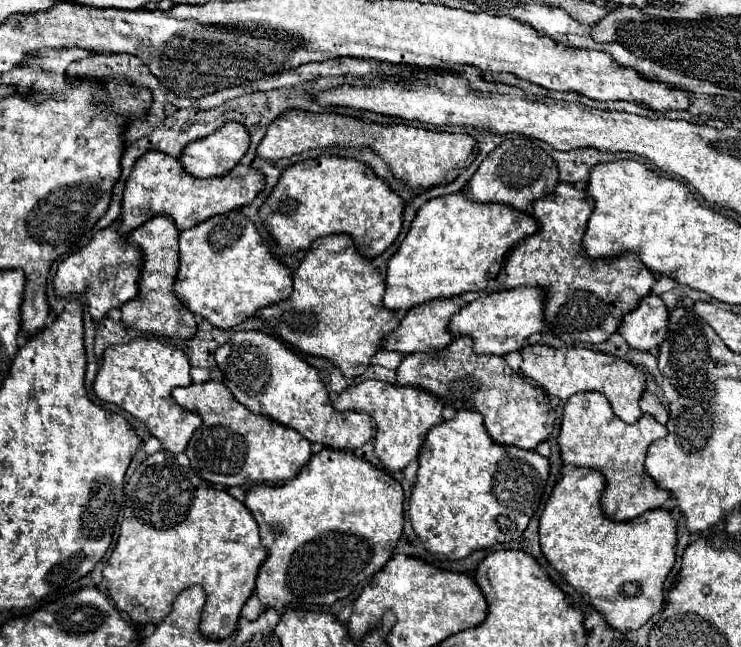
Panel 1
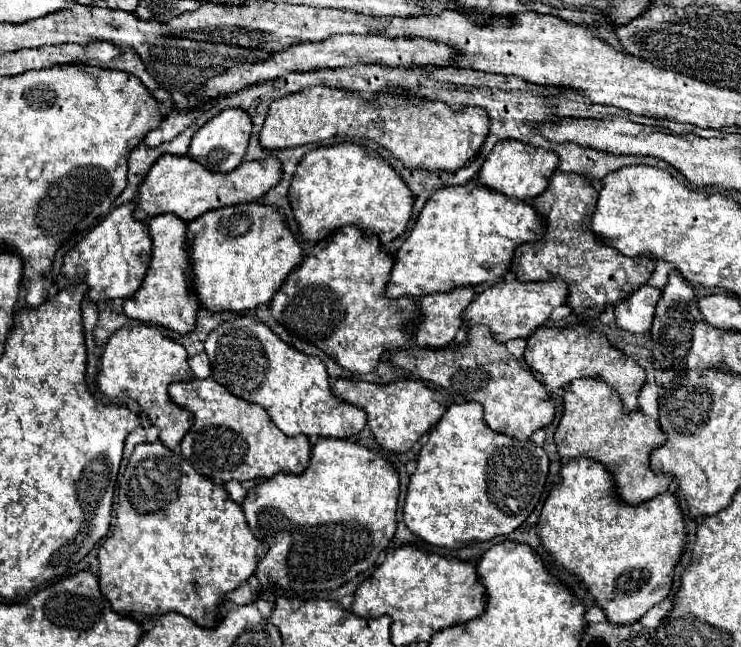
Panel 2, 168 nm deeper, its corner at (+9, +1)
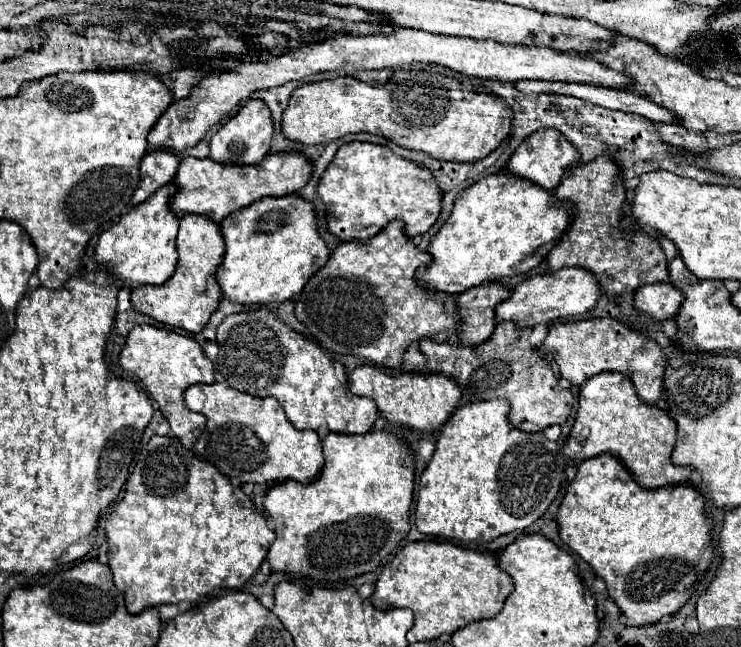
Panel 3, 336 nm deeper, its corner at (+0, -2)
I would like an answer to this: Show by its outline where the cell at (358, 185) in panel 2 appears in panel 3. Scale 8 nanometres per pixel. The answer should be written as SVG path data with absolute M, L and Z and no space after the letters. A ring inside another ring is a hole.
M351 141L351 143L345 143L339 147L335 161L331 161L331 165L327 167L327 171L319 183L319 195L321 195L323 203L329 207L329 231L333 235L337 235L341 241L371 239L393 219L405 221L405 233L409 237L423 235L437 221L437 217L441 213L441 201L443 201L443 193L441 193L433 173L425 165L403 159L385 145L361 143L361 141Z

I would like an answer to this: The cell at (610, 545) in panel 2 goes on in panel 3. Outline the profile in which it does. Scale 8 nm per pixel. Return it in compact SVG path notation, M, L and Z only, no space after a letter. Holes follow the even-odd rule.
M609 453L585 459L579 465L577 477L559 505L557 525L563 543L579 553L579 557L605 581L607 593L627 617L627 625L657 623L661 617L677 613L691 599L695 583L703 579L713 561L713 519L705 513L705 497L697 487L689 483L661 489L639 487L623 463Z

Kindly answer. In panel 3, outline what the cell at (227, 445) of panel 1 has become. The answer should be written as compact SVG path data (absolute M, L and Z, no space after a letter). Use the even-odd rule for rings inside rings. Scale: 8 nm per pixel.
M223 381L191 385L185 393L185 403L191 411L207 417L207 425L195 443L195 453L215 465L225 477L239 483L281 483L287 479L311 483L319 477L323 451L317 433L295 429L277 399L245 395Z

